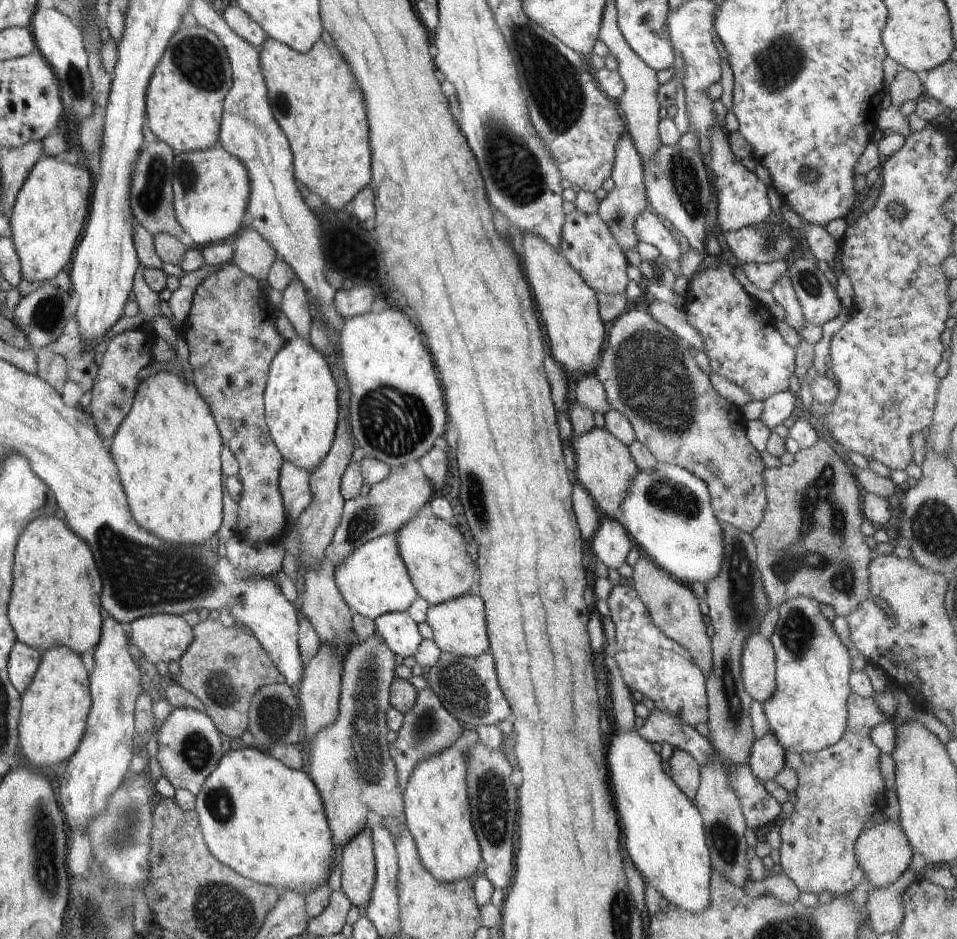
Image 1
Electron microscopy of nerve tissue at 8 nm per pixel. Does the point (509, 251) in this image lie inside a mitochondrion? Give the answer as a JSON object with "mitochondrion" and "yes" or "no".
{"mitochondrion":"no"}

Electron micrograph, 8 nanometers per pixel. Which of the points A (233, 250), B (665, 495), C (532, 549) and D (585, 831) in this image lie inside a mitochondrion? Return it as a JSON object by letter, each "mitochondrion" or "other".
{"A":"other","B":"mitochondrion","C":"other","D":"other"}

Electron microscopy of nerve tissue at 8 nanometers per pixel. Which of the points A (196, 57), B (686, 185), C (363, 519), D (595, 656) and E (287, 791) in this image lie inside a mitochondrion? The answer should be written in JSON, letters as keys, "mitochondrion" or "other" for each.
{"A":"mitochondrion","B":"mitochondrion","C":"mitochondrion","D":"other","E":"other"}

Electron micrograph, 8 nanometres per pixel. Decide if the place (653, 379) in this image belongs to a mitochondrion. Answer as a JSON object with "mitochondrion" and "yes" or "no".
{"mitochondrion":"yes"}

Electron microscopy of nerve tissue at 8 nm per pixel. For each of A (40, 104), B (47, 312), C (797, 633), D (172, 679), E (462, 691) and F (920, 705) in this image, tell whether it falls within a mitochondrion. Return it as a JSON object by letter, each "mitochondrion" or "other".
{"A":"other","B":"mitochondrion","C":"mitochondrion","D":"other","E":"mitochondrion","F":"other"}

